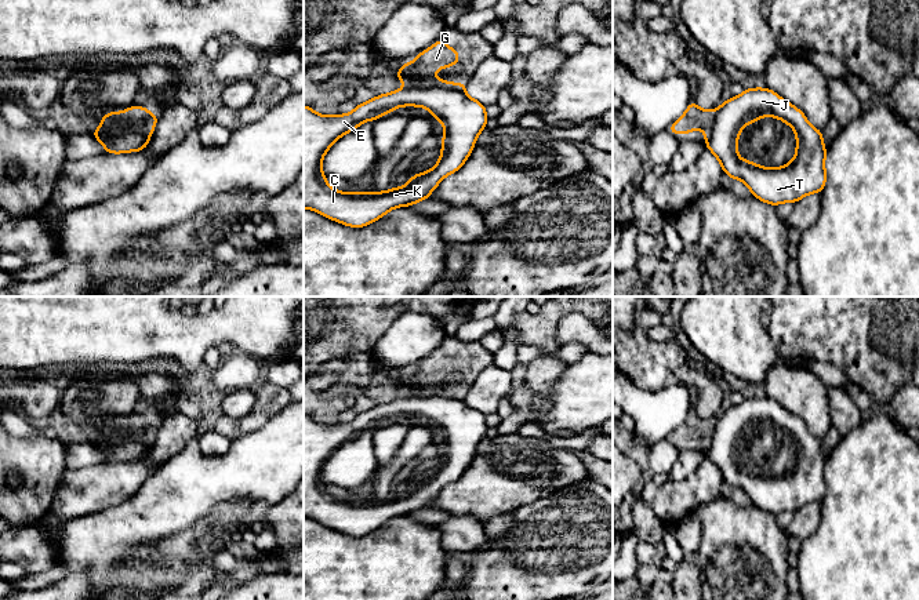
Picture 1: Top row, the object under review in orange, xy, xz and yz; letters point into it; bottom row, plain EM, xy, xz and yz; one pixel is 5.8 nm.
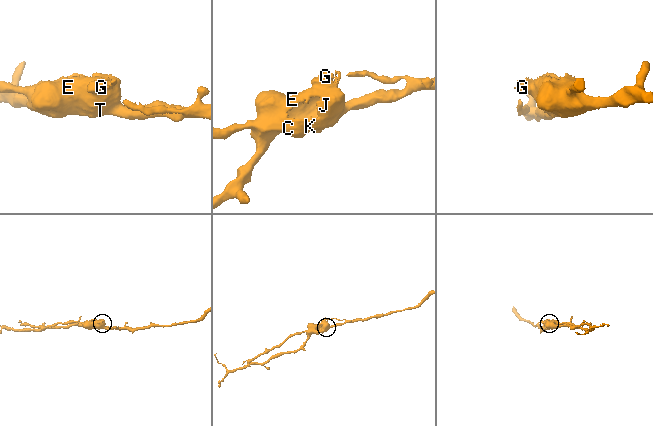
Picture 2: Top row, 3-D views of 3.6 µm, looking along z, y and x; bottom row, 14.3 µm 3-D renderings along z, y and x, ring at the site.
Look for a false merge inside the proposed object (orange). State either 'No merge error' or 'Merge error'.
Merge error

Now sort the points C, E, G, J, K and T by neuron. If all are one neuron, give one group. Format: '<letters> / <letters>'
C E J K T / G

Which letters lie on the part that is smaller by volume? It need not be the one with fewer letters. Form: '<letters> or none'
G

